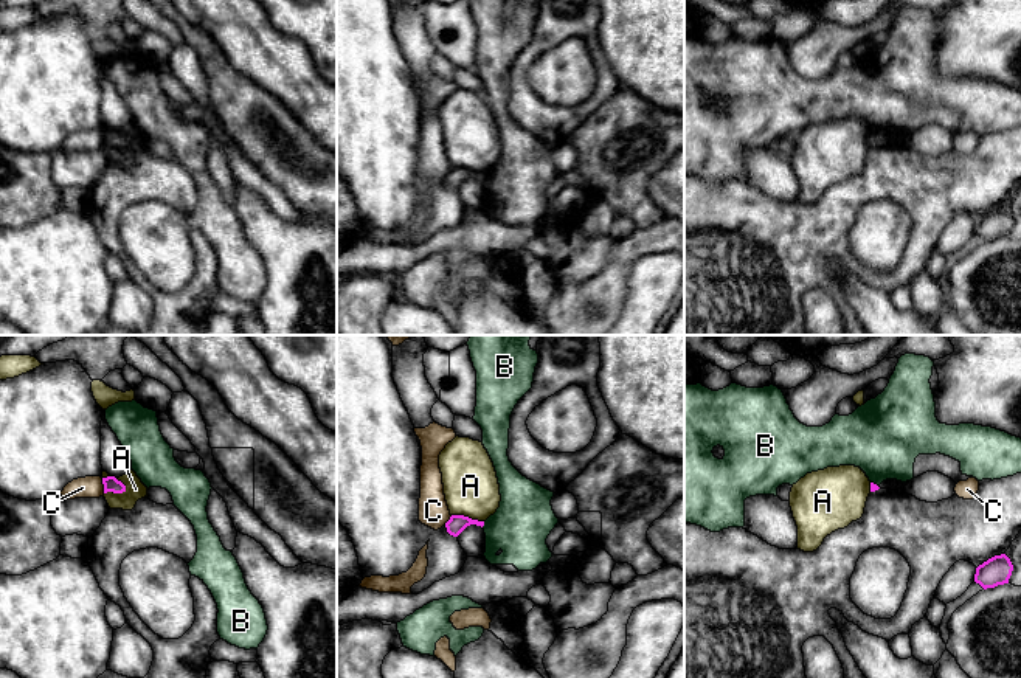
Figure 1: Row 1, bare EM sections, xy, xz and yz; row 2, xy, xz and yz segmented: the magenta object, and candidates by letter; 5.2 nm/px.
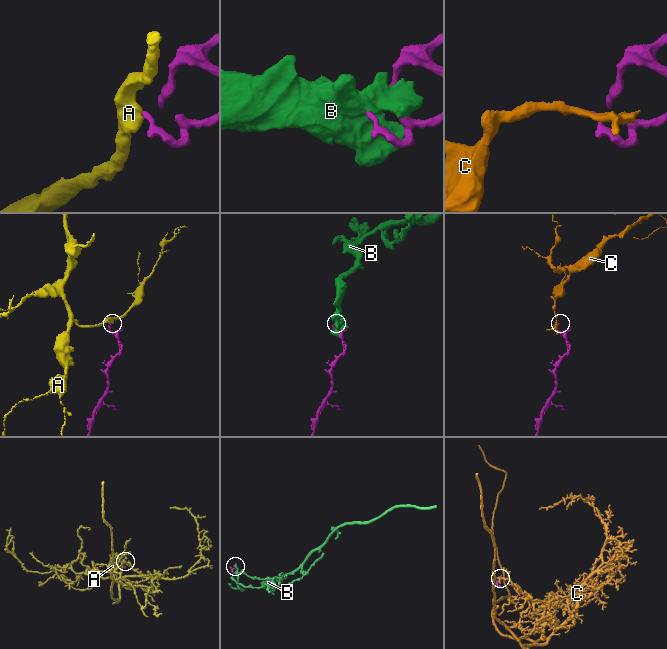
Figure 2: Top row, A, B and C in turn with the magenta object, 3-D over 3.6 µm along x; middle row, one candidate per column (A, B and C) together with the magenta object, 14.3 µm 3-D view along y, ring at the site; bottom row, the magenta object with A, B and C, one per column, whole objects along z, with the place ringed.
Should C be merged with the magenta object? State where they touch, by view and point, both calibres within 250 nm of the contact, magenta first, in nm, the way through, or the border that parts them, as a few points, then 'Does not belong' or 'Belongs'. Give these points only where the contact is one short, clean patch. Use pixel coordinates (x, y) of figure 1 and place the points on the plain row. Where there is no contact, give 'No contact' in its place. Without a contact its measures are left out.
Touches magenta at xy (104, 138). Thickness 80 nm (magenta) against 110 nm. Does not belong

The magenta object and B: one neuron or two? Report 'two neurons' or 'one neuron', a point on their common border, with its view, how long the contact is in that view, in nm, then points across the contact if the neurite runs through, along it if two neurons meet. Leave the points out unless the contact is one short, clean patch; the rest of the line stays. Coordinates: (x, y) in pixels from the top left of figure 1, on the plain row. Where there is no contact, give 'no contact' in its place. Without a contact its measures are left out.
two neurons; meets magenta in xz at (483, 177); contact 40 nm long

